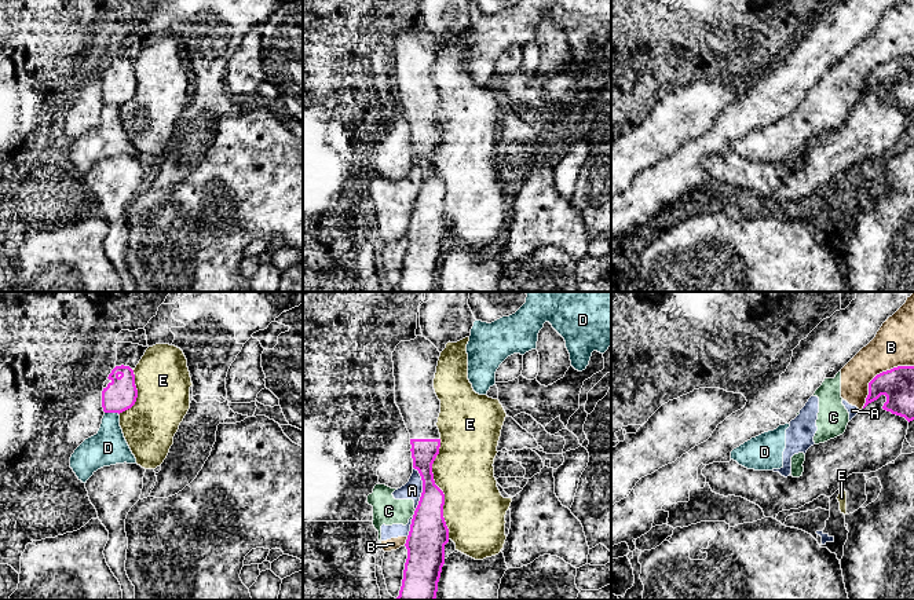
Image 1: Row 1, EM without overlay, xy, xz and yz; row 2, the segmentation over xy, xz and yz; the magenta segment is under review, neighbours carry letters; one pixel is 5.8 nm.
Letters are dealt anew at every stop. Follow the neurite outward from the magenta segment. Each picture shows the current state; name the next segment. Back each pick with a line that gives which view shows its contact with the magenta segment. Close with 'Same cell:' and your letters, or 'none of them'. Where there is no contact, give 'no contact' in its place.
Same cell: none of them

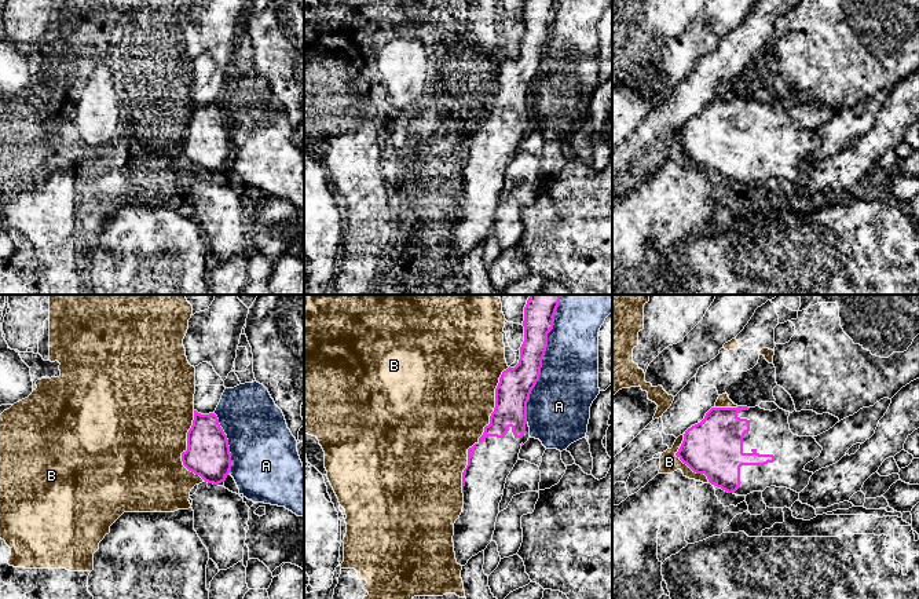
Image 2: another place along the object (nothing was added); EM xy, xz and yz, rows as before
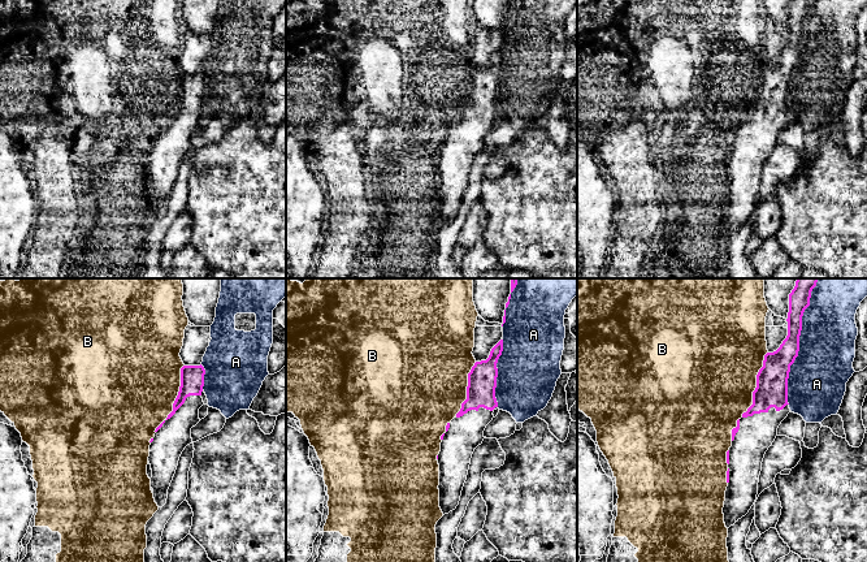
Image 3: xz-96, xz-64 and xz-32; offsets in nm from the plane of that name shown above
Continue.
Same cell: none of them

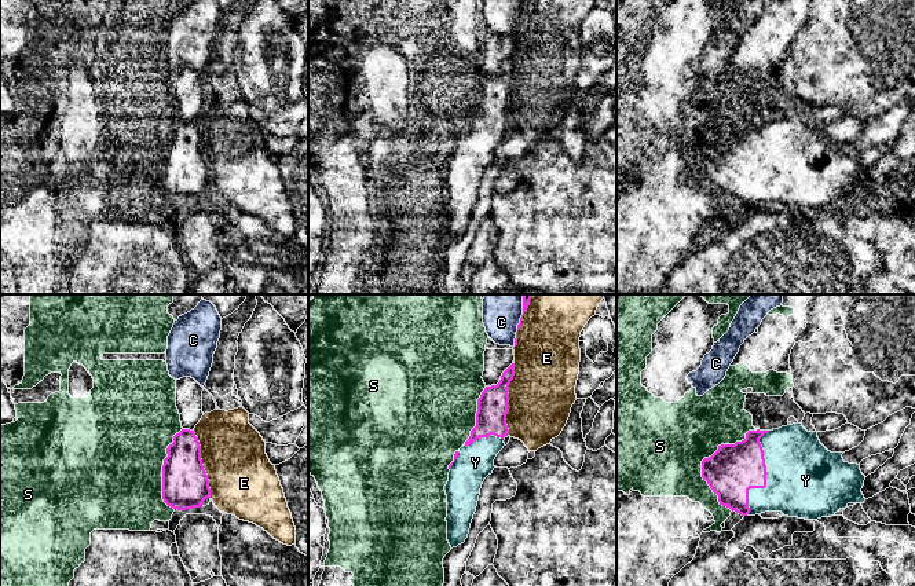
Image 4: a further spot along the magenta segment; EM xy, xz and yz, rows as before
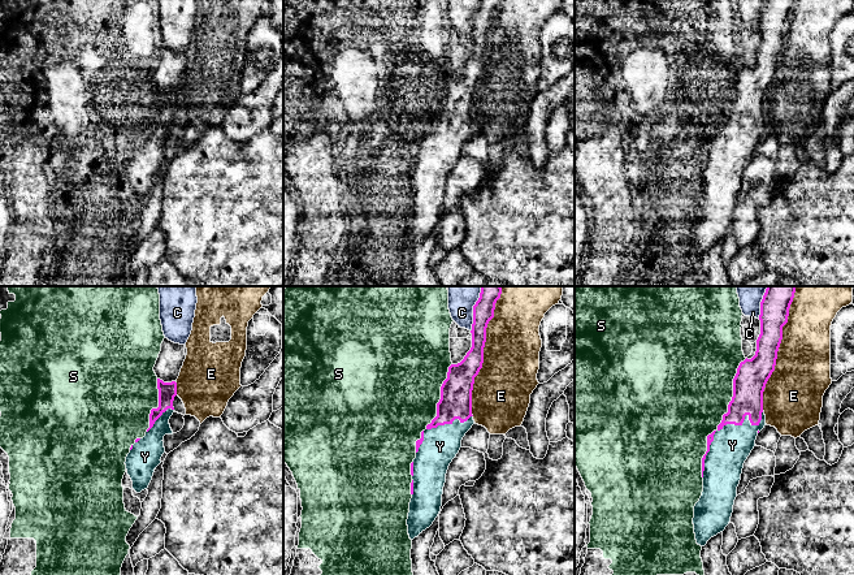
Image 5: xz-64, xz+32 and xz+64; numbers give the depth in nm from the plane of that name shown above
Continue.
Y: meets magenta in yz
Same cell: Y

